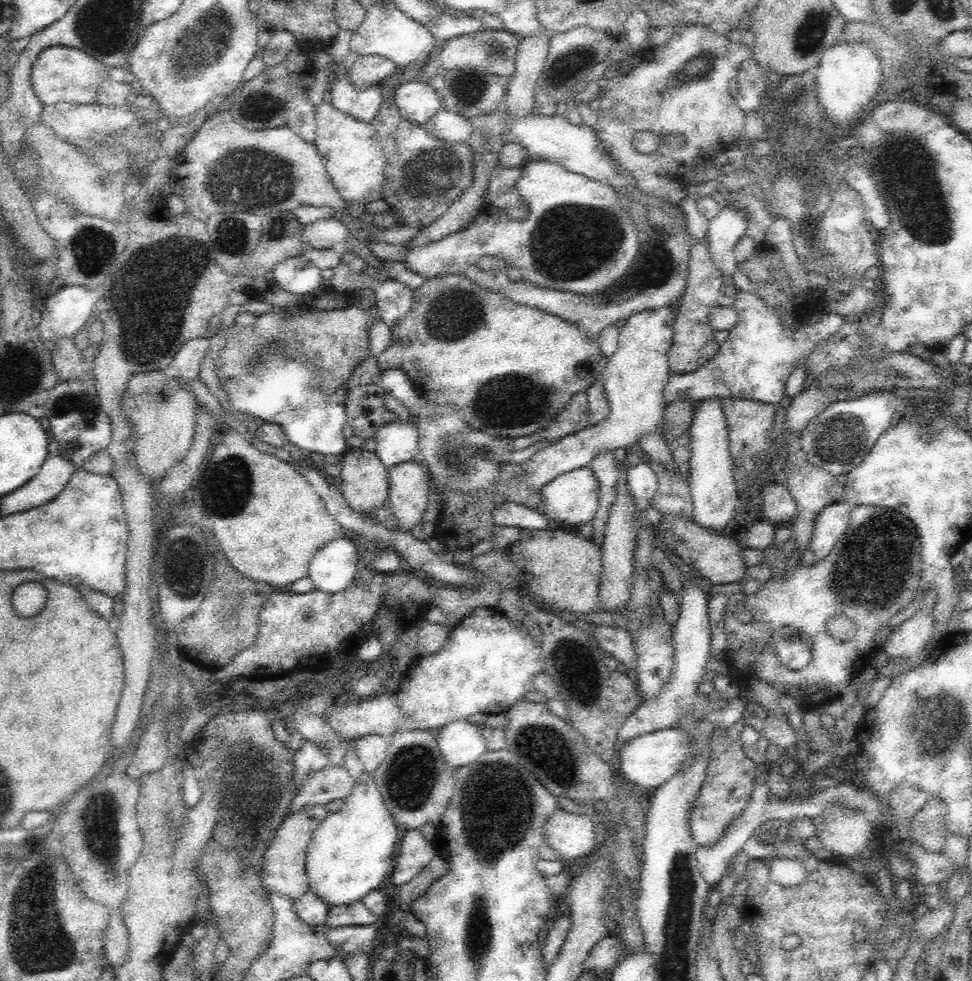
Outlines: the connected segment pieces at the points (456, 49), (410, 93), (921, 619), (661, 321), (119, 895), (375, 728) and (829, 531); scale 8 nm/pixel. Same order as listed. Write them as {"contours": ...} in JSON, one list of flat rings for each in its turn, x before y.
{"contours":[[[485,28,483,31,474,34,463,34,440,44,438,60,448,70,452,70,452,68,479,68,490,74,510,78,515,71,515,54,521,39,521,36,510,34,506,30]],[[406,82,395,92,393,98,404,120,412,124,428,122,443,108,441,97,427,82]],[[920,607,913,617,891,629,882,644,883,650,891,662,916,656,918,652,924,650,926,642,930,640,930,634,934,630,935,619,923,610,923,607]],[[670,305,643,310,627,318,626,325,620,329,620,346,609,357,601,375,610,413,594,426,587,425,543,450,525,454,530,464,526,472,528,487,541,489,566,472,588,467,599,452,615,451,618,448,637,450,642,435,662,432,667,420,664,413,668,406,665,384,672,376,668,349,674,338,674,321,675,309]],[[126,773,110,774,104,780,92,779,88,786,78,790,70,800,61,802,54,810,56,820,52,832,44,838,42,848,54,850,58,855,64,855,70,865,70,871,78,879,82,893,94,902,102,902,108,906,112,914,120,914,120,906,126,898,127,875,131,866,140,856,143,848,143,837,137,822,137,802,140,786,136,779,128,777]],[[384,692,384,694,374,696,374,698,366,698,366,700,358,702,358,704,344,702,340,703,340,705,334,704,327,711,327,719,339,736,348,741,369,734,389,738,396,731,401,730,404,723,407,726,406,711,402,710,402,707,398,704,396,694,390,694,390,692]],[[840,500,820,511,815,520,812,538,807,546,813,553,815,562,821,561,830,554,836,541,844,534,850,522,850,511,854,507,853,502]]]}

